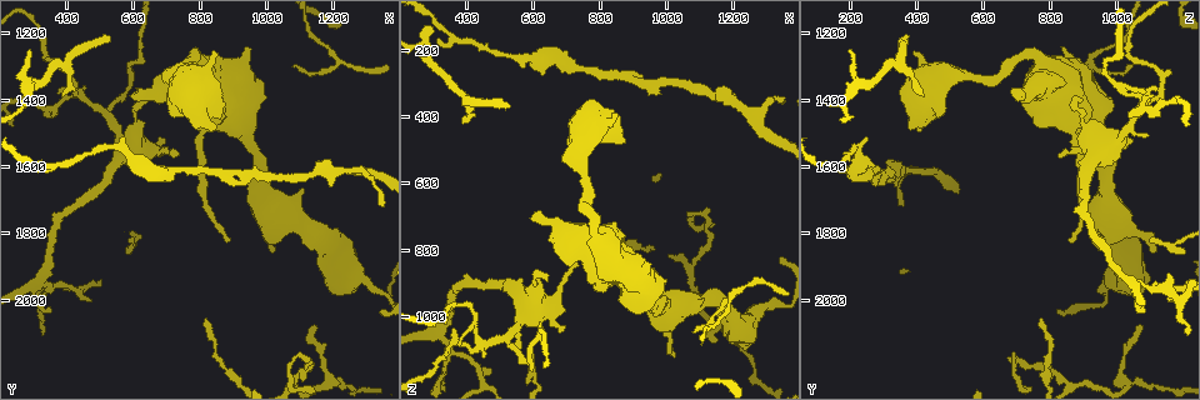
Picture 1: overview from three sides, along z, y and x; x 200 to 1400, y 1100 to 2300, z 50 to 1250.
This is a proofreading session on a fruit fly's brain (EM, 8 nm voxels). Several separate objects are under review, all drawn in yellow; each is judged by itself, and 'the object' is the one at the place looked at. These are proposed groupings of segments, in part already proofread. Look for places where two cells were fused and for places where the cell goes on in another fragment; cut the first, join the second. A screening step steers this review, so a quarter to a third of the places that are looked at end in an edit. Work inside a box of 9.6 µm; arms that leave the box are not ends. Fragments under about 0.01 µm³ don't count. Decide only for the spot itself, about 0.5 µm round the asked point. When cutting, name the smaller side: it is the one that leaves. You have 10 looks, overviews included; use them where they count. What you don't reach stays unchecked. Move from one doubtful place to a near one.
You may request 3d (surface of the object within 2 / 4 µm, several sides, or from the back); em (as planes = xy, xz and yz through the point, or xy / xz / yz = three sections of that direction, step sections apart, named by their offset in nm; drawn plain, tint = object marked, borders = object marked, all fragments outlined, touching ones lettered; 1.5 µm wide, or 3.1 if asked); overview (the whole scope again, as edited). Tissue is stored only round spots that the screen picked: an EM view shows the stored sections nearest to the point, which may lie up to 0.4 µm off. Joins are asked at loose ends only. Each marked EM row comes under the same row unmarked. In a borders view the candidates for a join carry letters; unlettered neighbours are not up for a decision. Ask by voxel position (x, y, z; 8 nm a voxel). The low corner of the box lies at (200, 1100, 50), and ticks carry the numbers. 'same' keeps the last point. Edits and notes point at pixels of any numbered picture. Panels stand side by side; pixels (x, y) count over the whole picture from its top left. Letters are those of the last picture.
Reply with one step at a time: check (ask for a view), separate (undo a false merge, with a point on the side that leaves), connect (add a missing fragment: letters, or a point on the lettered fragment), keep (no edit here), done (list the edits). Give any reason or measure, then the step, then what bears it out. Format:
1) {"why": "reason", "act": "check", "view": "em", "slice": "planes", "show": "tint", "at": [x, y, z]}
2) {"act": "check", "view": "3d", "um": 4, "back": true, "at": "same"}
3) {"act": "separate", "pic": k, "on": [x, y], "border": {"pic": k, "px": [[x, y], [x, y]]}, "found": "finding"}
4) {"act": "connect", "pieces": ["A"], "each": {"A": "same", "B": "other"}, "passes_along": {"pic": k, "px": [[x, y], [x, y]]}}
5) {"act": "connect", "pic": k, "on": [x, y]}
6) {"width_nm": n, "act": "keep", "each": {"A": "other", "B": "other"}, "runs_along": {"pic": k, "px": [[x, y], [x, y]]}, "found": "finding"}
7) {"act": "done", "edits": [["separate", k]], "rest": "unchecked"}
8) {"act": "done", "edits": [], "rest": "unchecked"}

{"why": "abrupt turn", "act": "check", "view": "em", "slice": "xz", "step": 8, "show": "tint", "at": [1100, 2180, 700]}

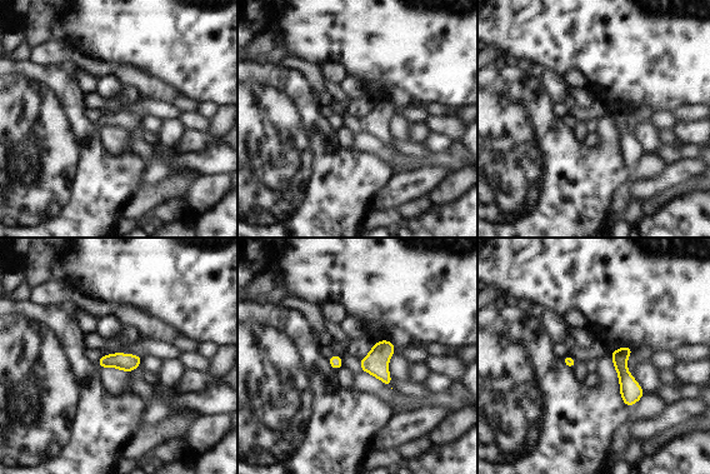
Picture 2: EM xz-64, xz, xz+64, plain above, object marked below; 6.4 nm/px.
{"act": "check", "view": "em", "slice": "planes", "show": "tint", "at": "same"}

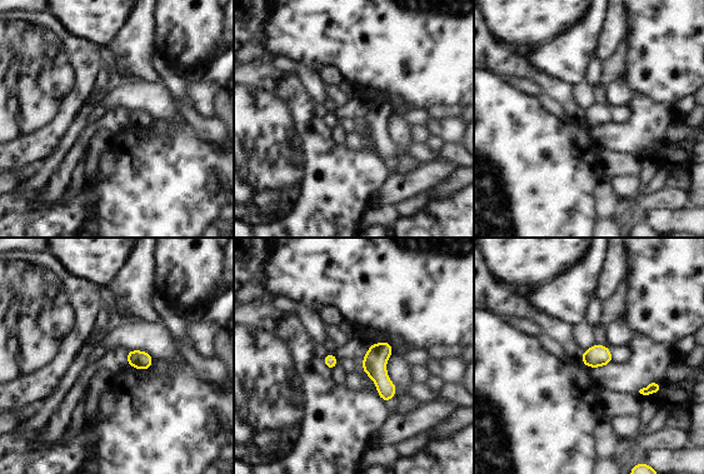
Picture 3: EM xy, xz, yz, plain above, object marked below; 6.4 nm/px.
{"act": "check", "view": "em", "slice": "planes", "show": "borders", "at": "same"}

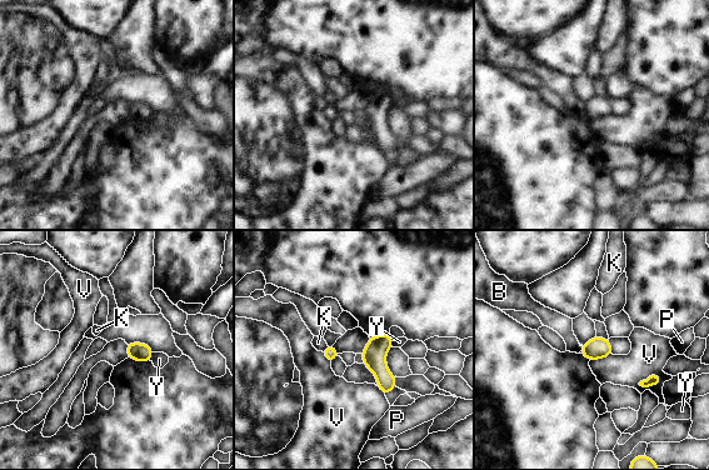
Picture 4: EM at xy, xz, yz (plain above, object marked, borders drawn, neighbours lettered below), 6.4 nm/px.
{"act": "keep", "each": {"B": "other", "K": "other", "P": "other", "V": "other", "Y": "other"}, "border": {"pic": 4, "px": [[663, 379], [654, 385], [638, 384]]}, "found": "continuous, no second cell"}

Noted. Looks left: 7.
{"act": "check", "view": "em", "slice": "xz", "step": 4, "show": "borders", "at": [1140, 2080, 1070]}

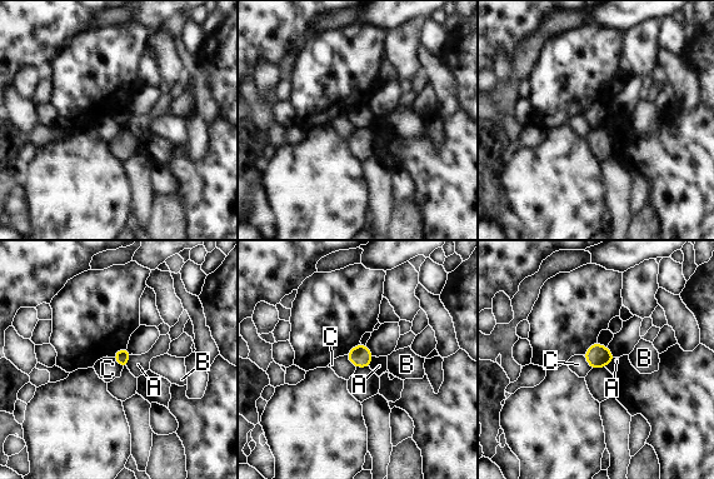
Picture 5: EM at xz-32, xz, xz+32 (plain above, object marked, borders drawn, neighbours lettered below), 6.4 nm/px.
{"longest_contact_nm": ["C", 110], "act": "keep", "each": {"A": "other", "B": "other", "C": "other"}, "found": "none of them fits"}

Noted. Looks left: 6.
{"act": "check", "view": "3d", "um": 2, "at": [600, 1400, 710]}

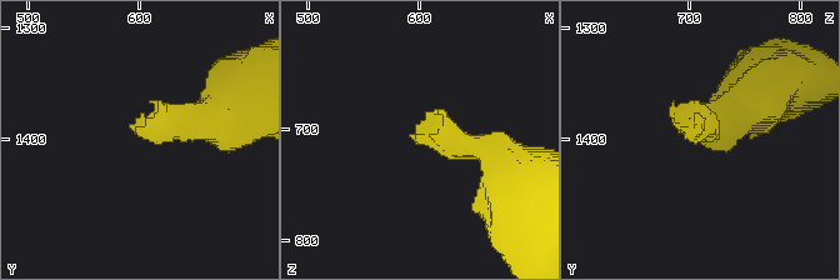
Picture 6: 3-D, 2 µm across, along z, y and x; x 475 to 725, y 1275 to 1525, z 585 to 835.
{"act": "check", "view": "em", "slice": "planes", "show": "borders", "at": [594, 1388, 708]}

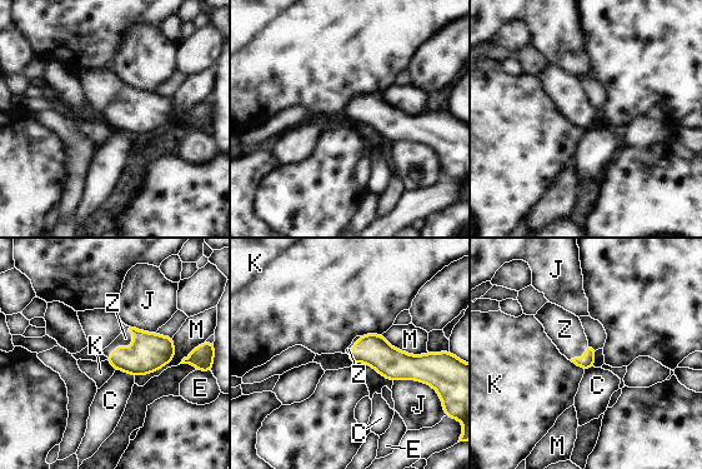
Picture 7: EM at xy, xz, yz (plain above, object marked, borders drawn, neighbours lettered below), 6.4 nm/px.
{"act": "connect", "pieces": ["Z"], "each": {"C": "other", "E": "other", "J": "other", "K": "other", "M": "other", "Z": "same"}, "passes_along": {"pic": 7, "px": [[150, 352], [128, 348], [125, 338]]}, "found": "it goes on there"}

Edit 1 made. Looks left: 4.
{"why": "see it whole again", "act": "check", "view": "overview"}

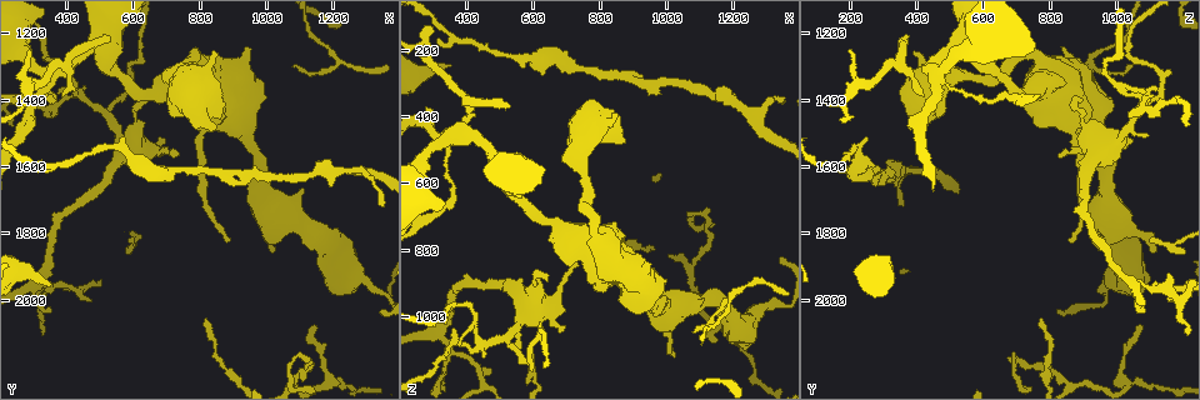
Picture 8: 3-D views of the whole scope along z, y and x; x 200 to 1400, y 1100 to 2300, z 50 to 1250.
{"why": "an open end", "act": "check", "view": "em", "slice": "planes", "show": "tint", "at": [520, 1220, 380]}

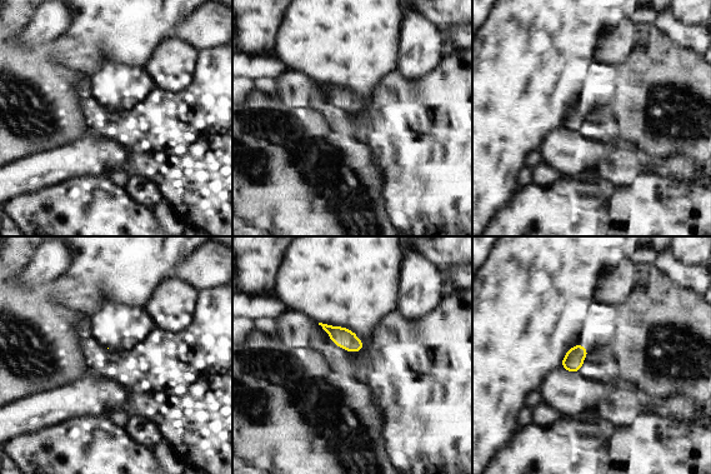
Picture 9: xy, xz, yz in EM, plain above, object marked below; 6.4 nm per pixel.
{"act": "check", "view": "em", "slice": "planes", "show": "borders", "at": "same"}

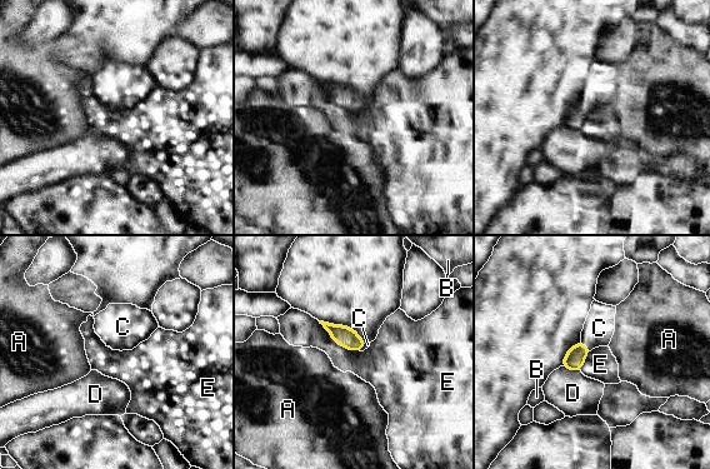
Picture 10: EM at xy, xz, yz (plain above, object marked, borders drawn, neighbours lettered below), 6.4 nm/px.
{"act": "connect", "pieces": ["C"], "each": {"A": "other", "B": "other", "C": "same", "D": "other", "E": "other"}, "passes_along": {"pic": 10, "px": [[574, 359], [585, 345], [599, 328]]}, "found": "the cell continues"}

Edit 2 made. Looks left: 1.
{"act": "done", "edits": [["connect", 7], ["connect", 10]], "rest": "unchecked"}

